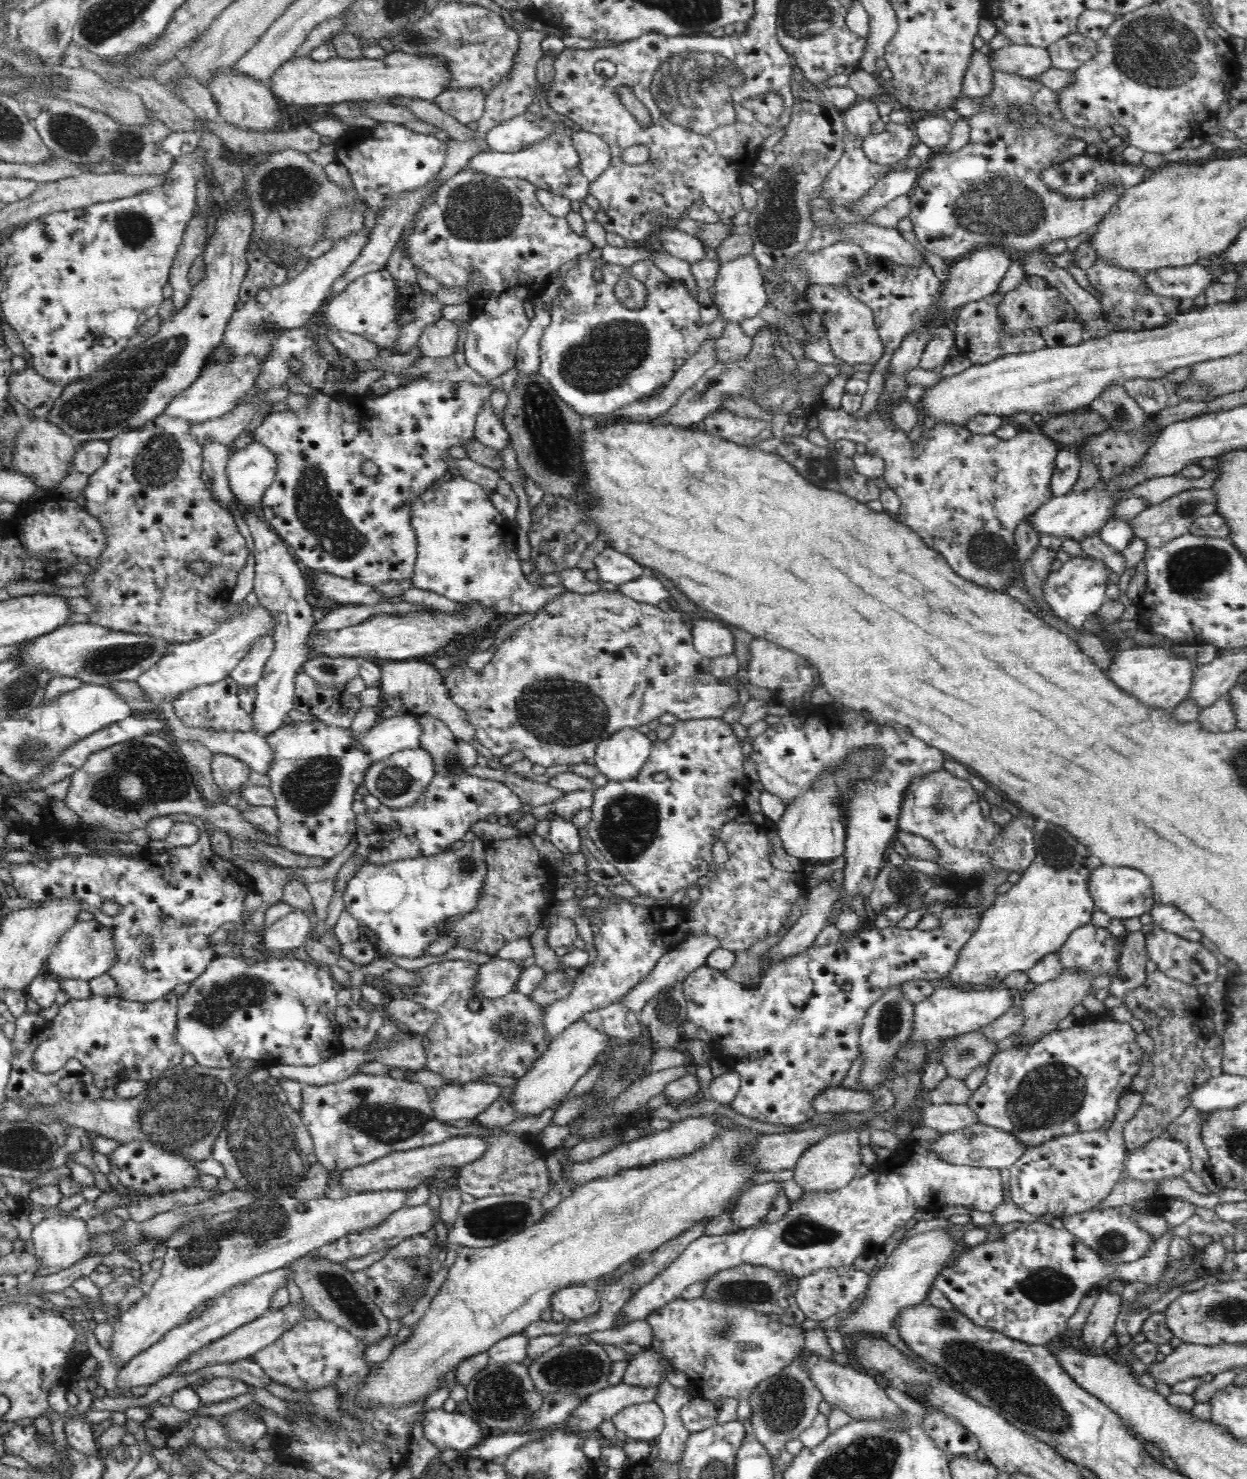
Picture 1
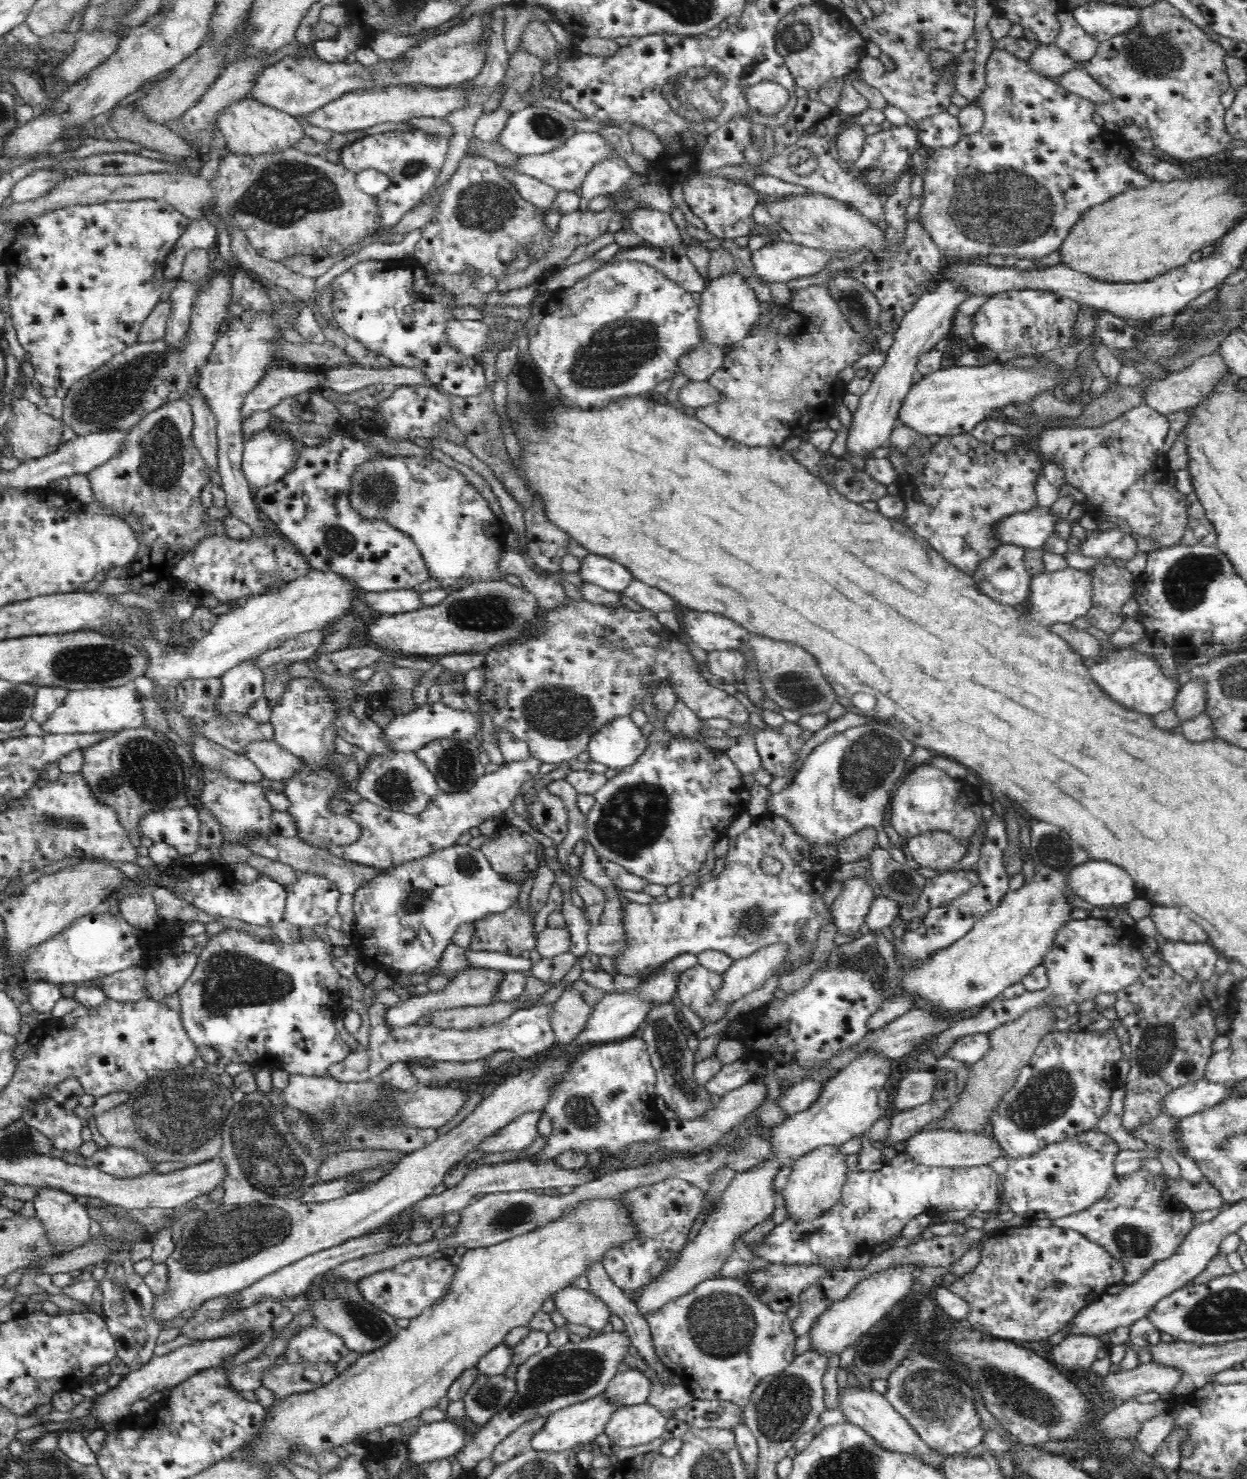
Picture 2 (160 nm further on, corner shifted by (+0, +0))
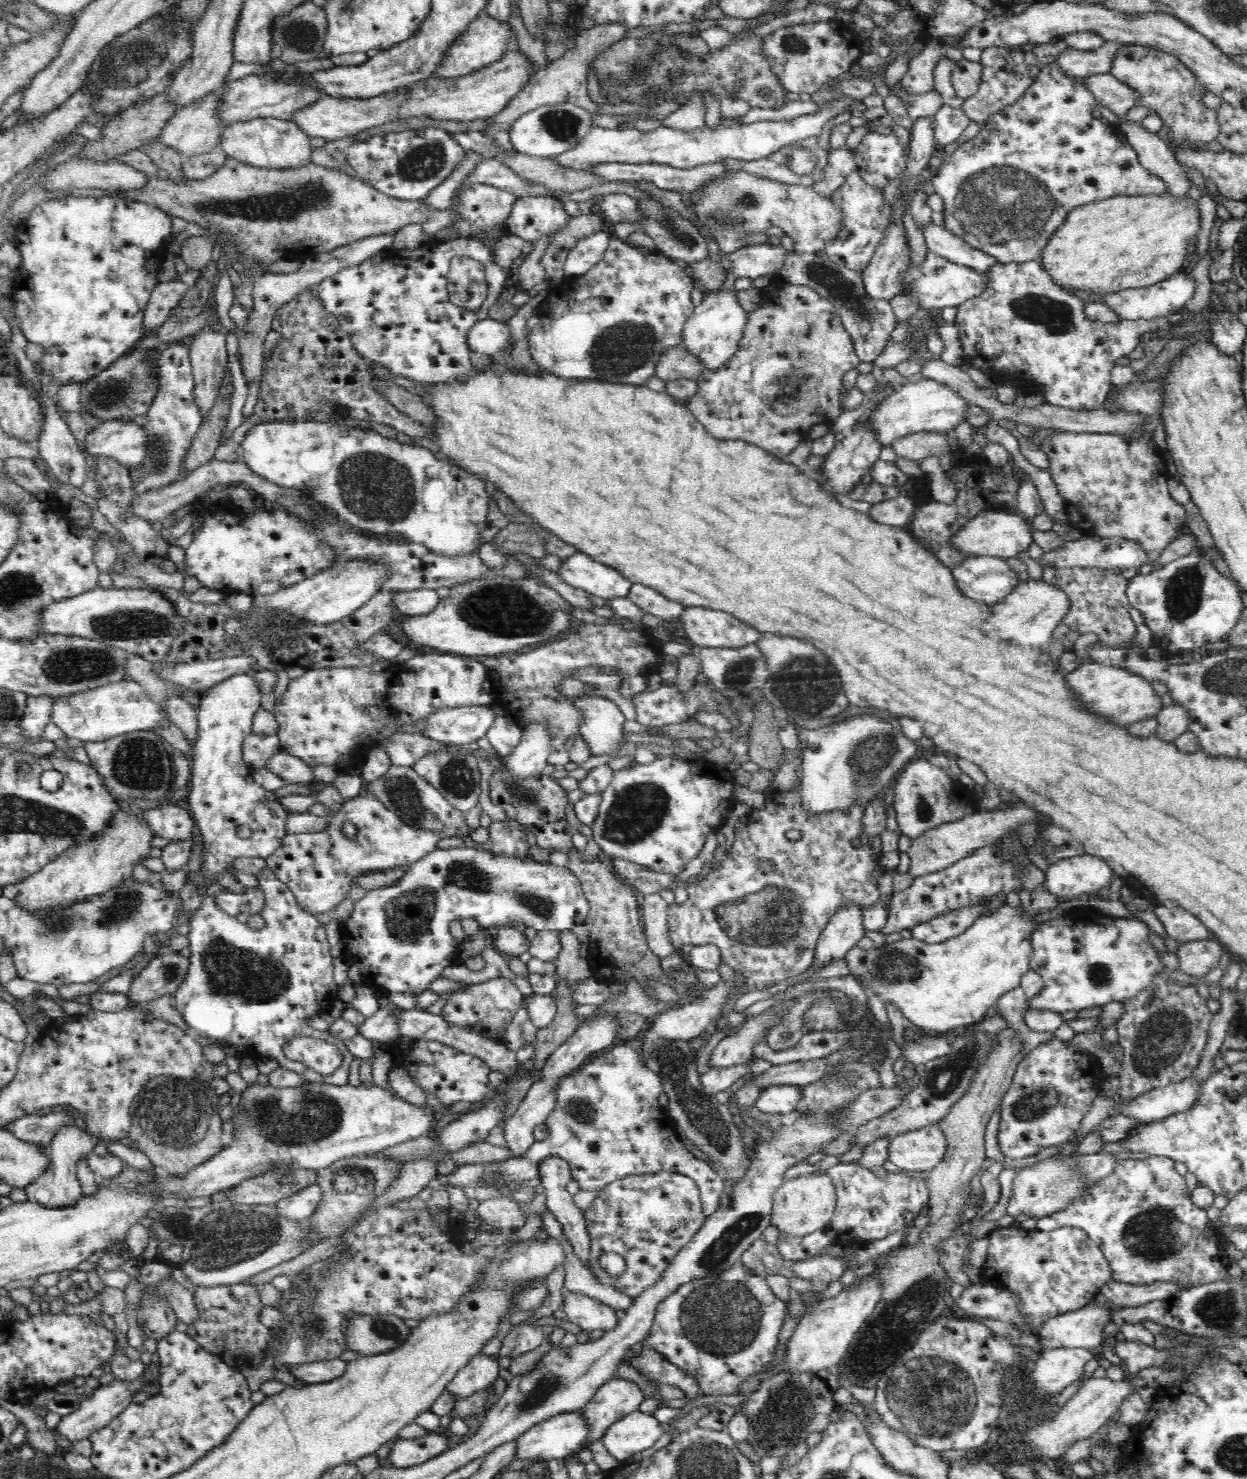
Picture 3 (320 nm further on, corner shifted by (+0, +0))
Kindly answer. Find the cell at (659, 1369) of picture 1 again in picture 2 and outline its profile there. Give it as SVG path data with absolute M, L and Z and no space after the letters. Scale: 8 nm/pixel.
M626 1370L617 1373L606 1392L611 1400L621 1402L623 1407L647 1403L652 1382L642 1370Z

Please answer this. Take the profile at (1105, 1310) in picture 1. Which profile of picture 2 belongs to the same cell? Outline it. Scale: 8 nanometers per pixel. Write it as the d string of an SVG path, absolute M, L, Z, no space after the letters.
M1088 1333L1068 1334L1059 1344L1051 1349L1052 1361L1065 1373L1073 1376L1076 1368L1088 1368L1096 1360L1100 1350L1100 1335Z

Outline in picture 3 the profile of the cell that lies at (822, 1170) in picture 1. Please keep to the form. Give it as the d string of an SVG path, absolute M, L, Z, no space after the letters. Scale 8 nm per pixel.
M820 1169L804 1174L800 1178L784 1180L774 1194L772 1223L780 1229L780 1232L790 1236L802 1236L816 1232L826 1226L833 1217L836 1200L834 1181L828 1173Z

